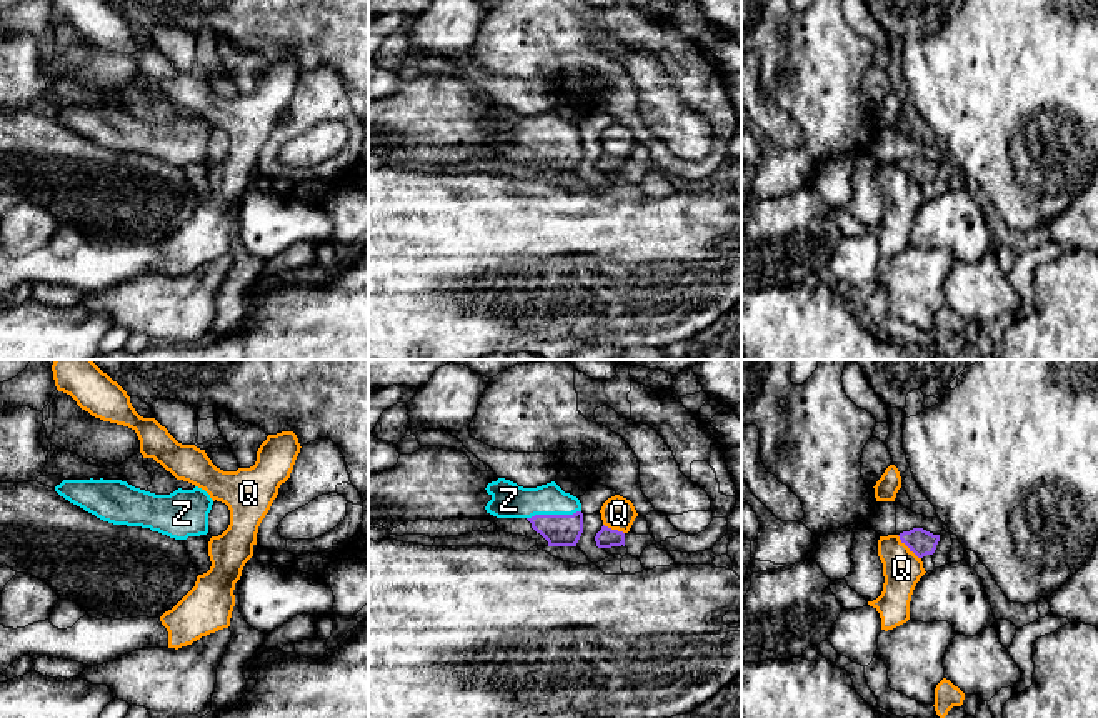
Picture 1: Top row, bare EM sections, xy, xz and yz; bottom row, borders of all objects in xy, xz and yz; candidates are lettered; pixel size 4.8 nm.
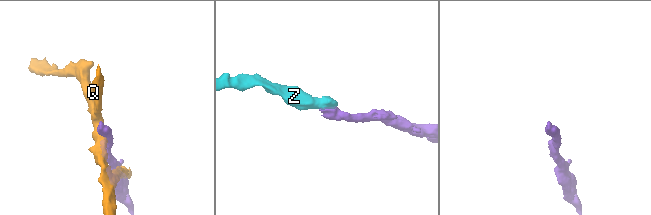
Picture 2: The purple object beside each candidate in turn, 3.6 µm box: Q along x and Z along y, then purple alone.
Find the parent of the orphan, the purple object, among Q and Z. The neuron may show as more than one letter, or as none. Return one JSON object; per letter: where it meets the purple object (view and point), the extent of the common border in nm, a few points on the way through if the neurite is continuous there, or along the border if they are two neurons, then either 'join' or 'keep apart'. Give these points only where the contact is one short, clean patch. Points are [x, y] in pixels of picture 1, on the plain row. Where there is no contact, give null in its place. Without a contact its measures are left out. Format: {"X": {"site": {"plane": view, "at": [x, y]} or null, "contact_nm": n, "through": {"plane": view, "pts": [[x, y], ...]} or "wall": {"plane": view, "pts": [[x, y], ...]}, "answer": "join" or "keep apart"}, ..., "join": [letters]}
{"Q": {"site": {"plane": "yz", "at": [908, 174]}, "contact_nm": 170, "answer": "keep apart"}, "Z": {"site": {"plane": "xz", "at": [553, 142]}, "contact_nm": 260, "through": {"plane": "xz", "pts": [[560, 157], [560, 149], [553, 142], [545, 134], [509, 127]]}, "answer": "join"}, "join": ["Z"]}

